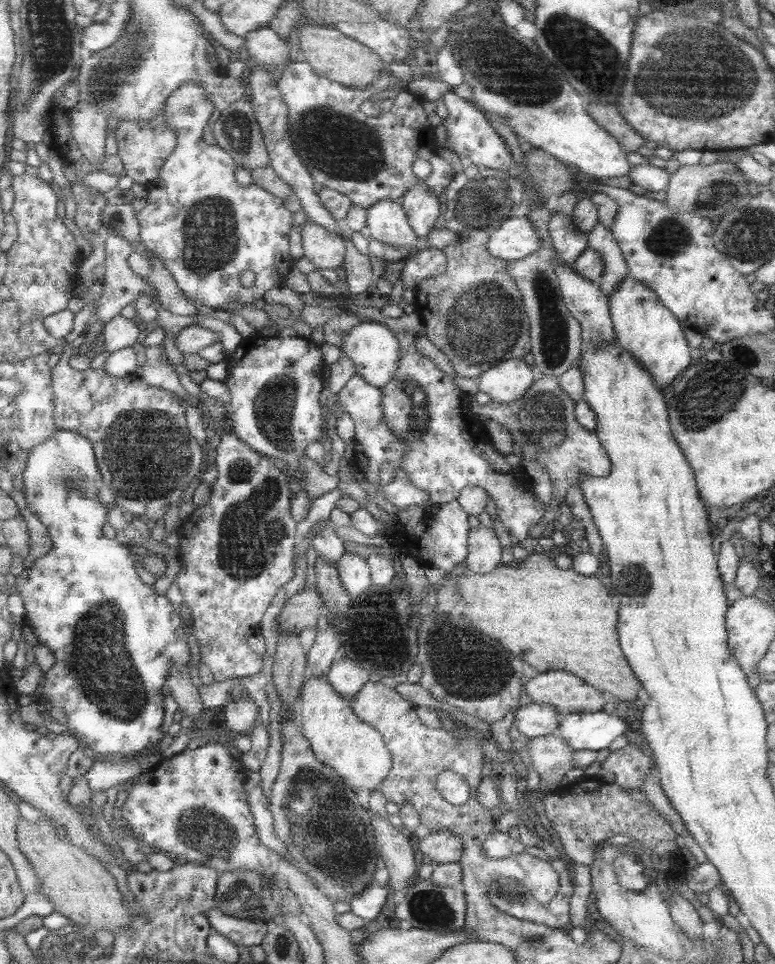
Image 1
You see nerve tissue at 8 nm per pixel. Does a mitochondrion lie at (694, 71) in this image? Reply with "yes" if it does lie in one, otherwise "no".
yes

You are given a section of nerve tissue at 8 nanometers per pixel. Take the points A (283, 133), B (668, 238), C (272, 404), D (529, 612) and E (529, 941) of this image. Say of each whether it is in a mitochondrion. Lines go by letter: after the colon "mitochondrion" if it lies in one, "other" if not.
A: mitochondrion
B: mitochondrion
C: mitochondrion
D: other
E: mitochondrion

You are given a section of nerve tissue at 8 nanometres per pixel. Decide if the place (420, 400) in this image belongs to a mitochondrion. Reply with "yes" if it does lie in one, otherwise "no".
yes

